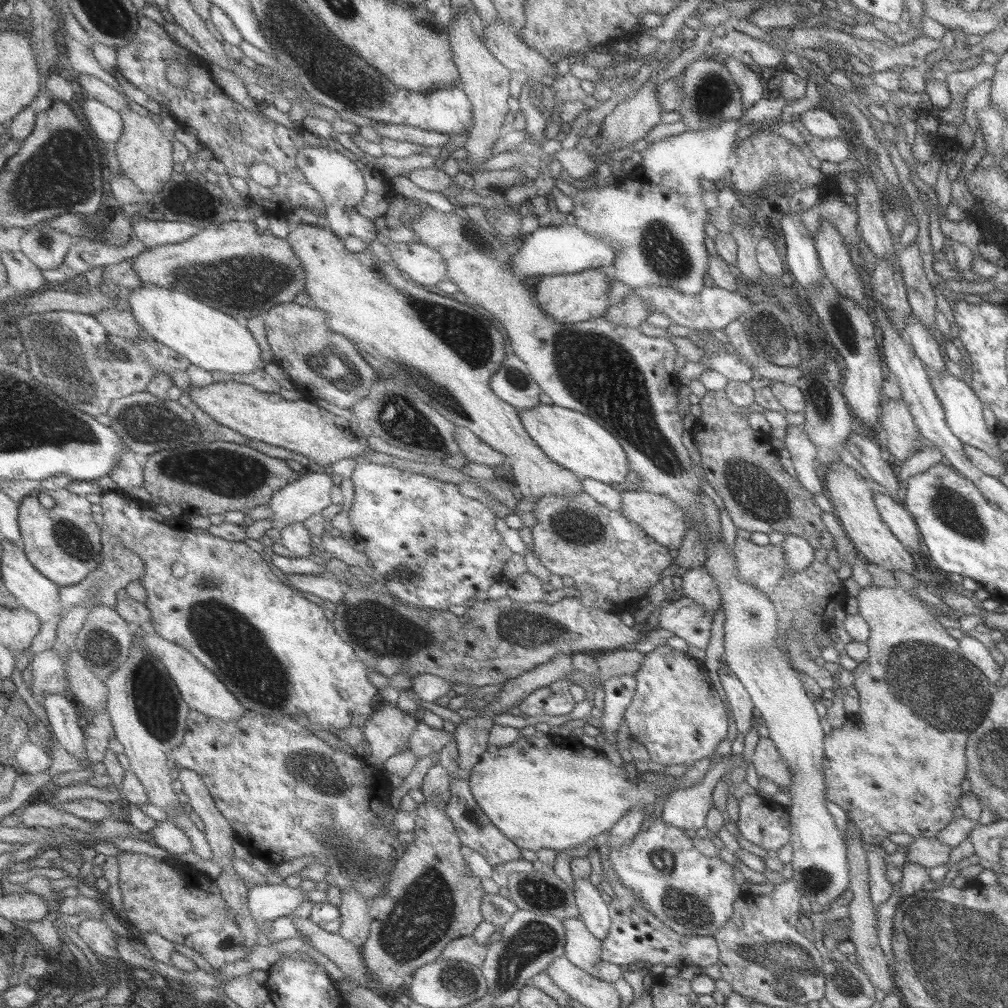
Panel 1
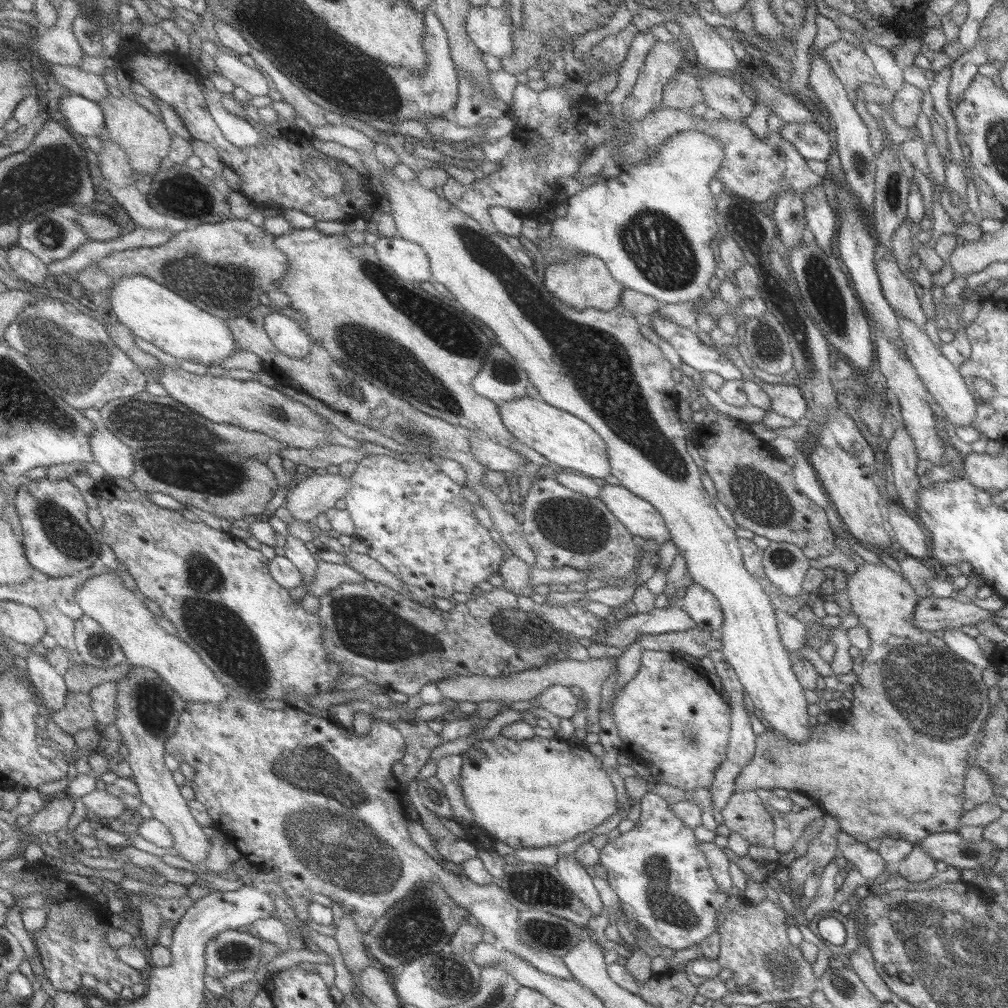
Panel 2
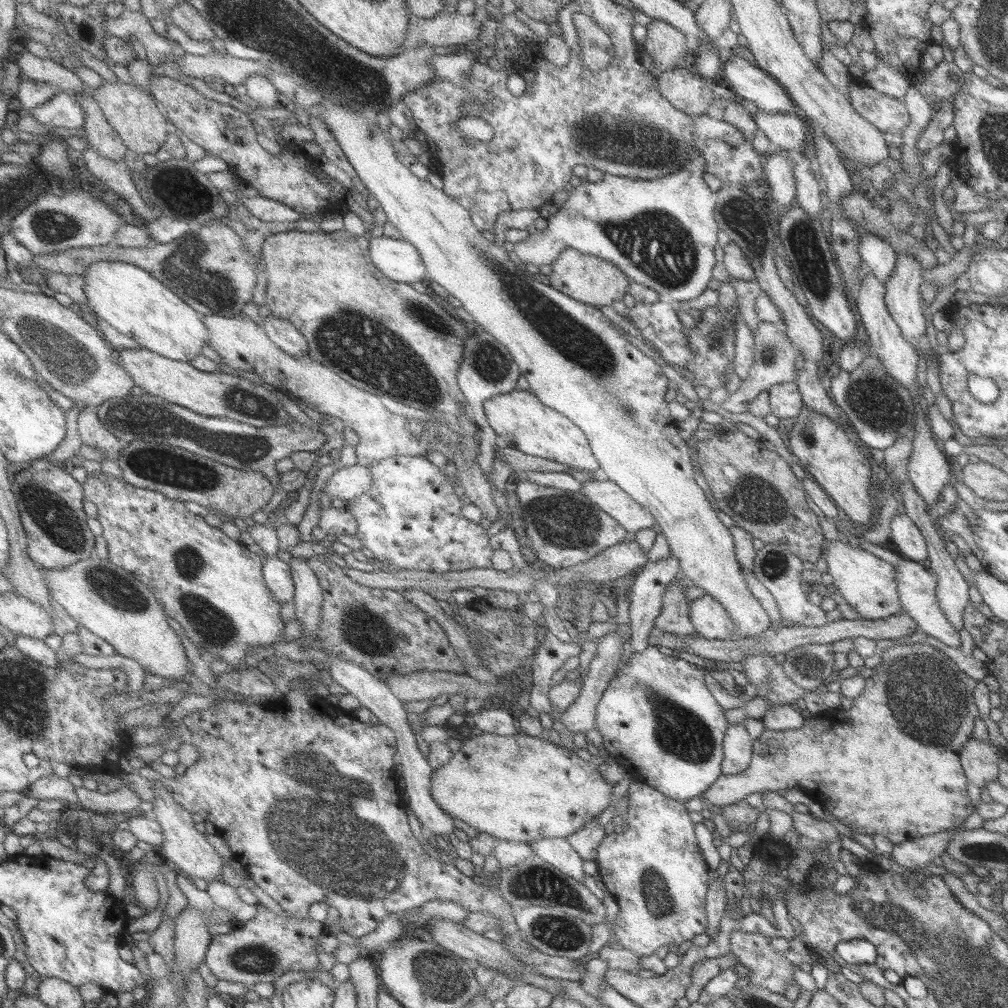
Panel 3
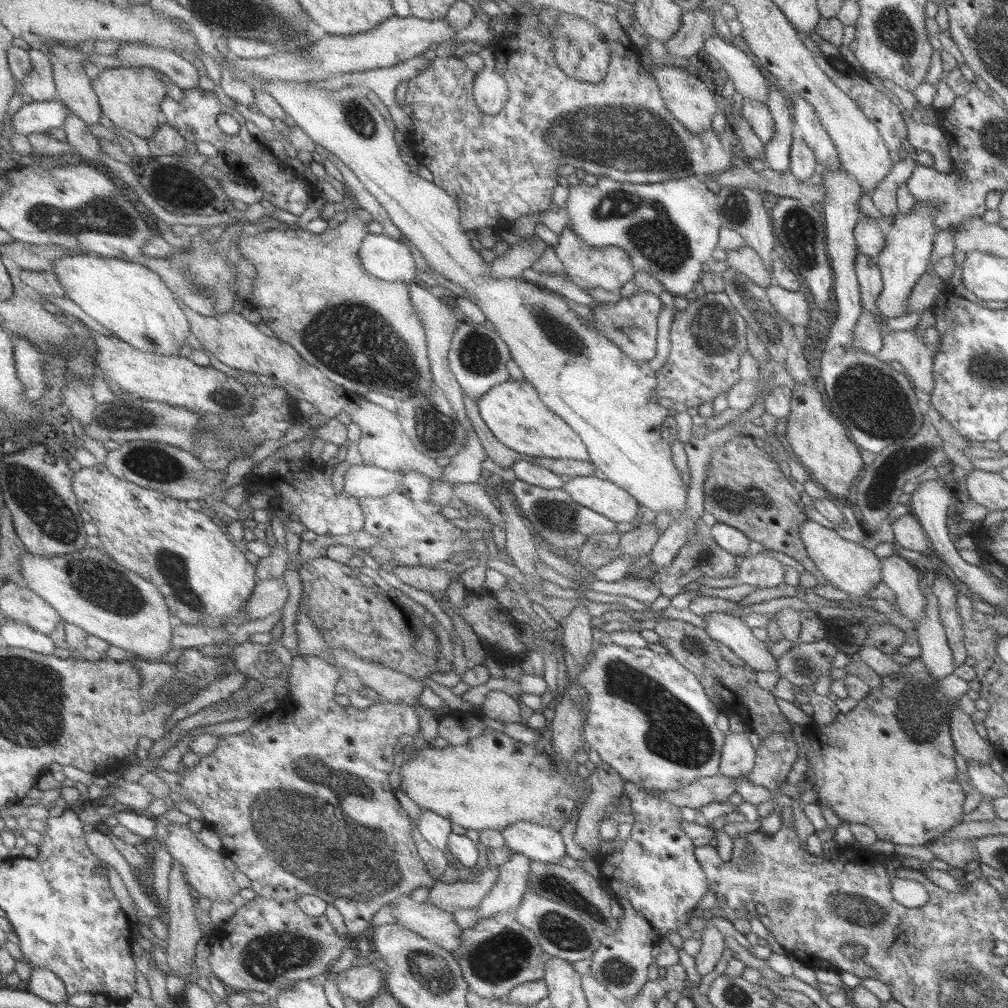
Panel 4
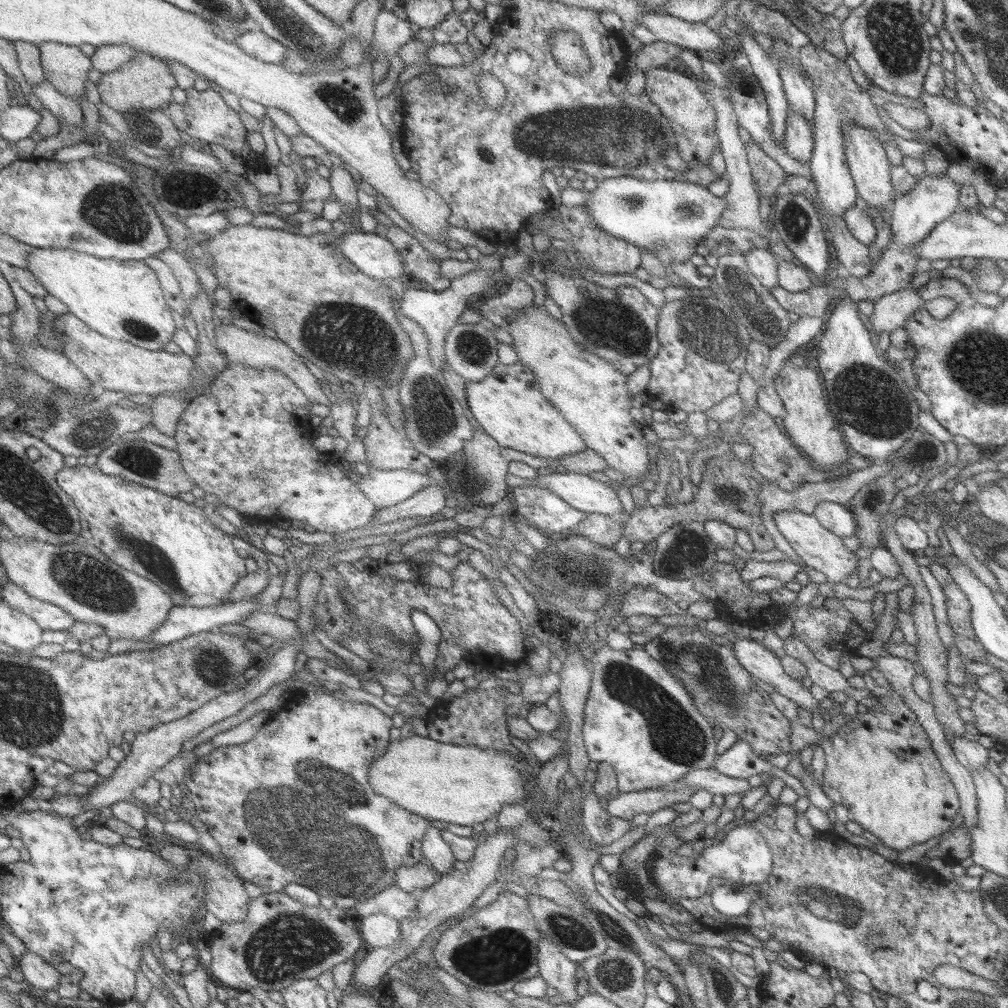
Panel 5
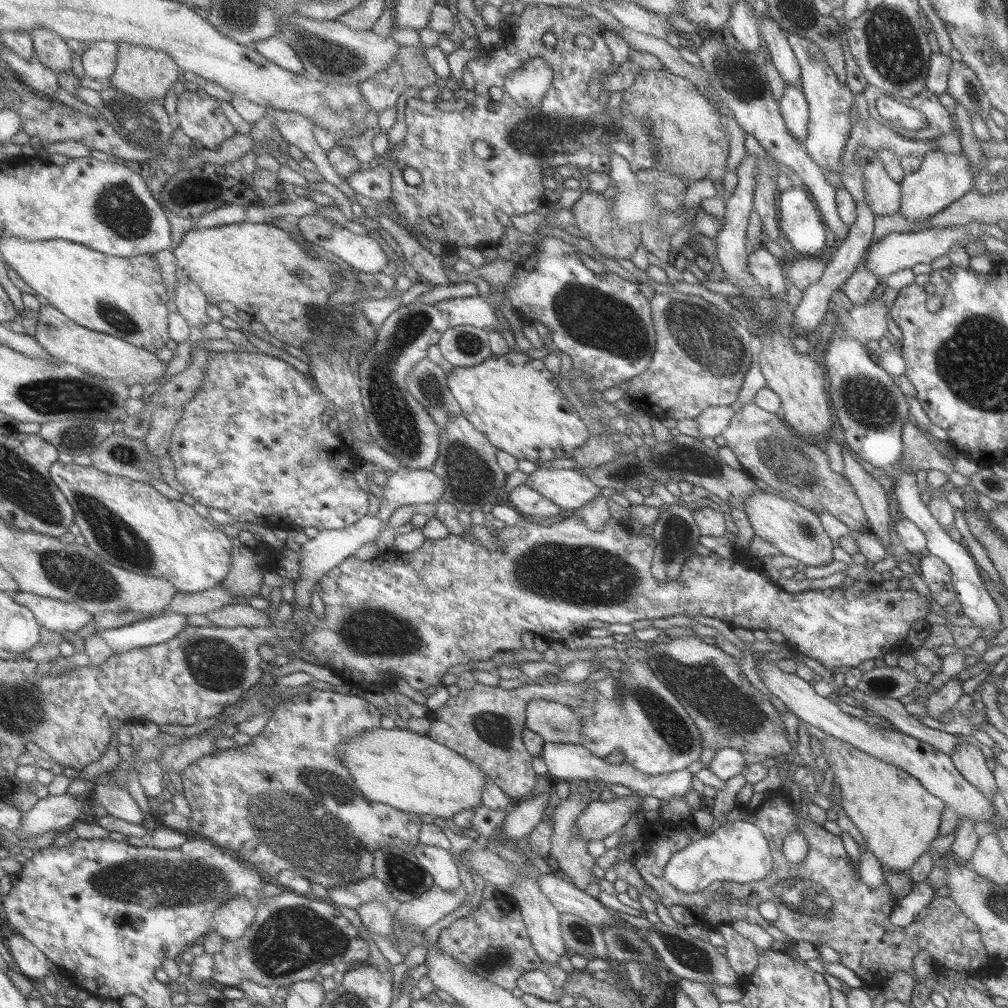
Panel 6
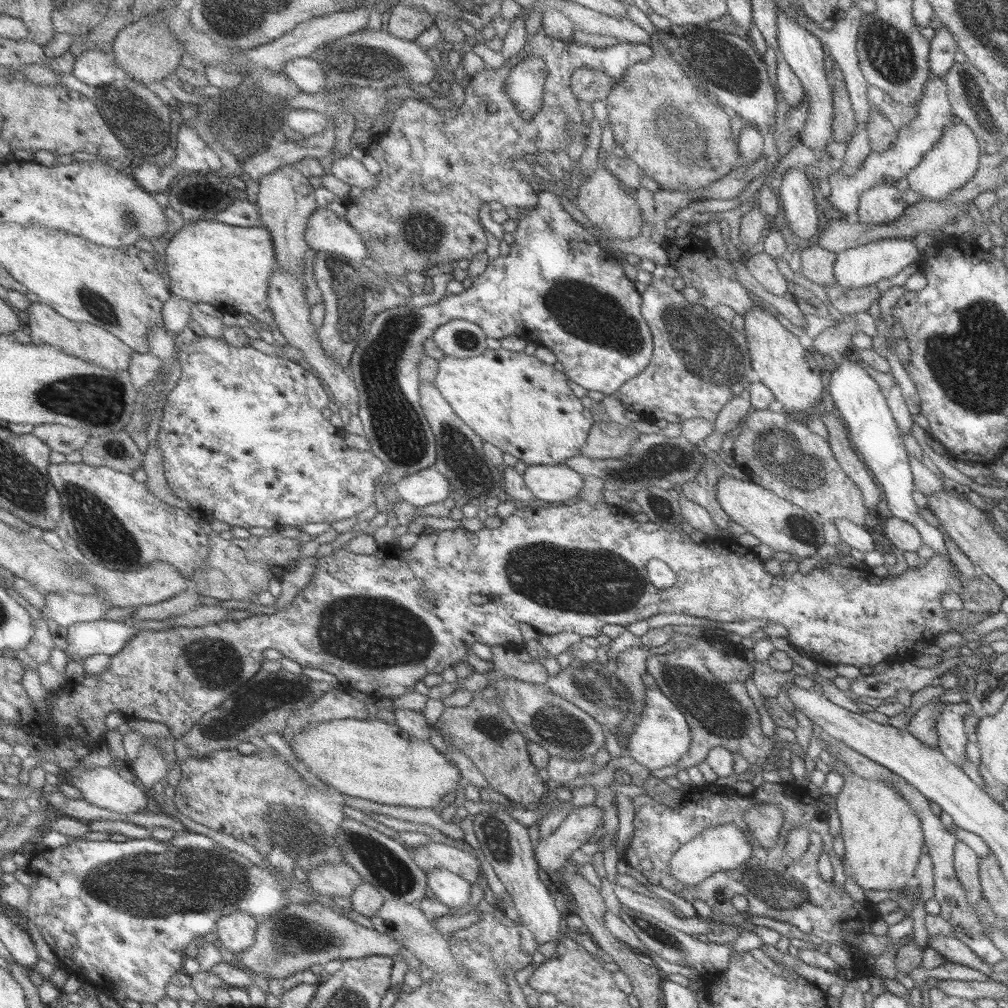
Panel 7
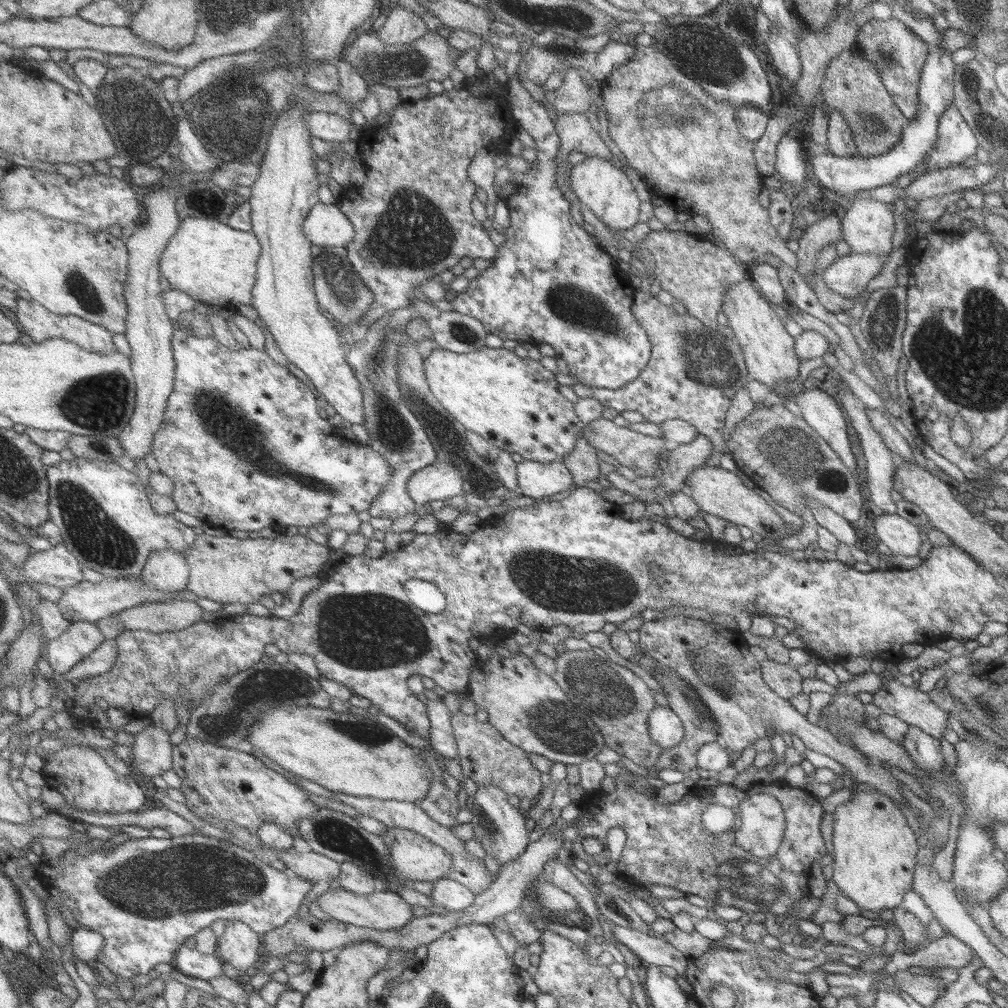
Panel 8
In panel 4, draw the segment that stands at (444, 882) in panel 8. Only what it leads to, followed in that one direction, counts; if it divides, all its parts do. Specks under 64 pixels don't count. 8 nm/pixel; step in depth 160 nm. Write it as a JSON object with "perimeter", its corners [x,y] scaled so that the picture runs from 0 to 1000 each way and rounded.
{"perimeter":[[[418,802],[417,810],[414,812],[414,818],[421,833],[445,850],[443,841],[445,830],[449,827],[448,813],[429,804]]]}

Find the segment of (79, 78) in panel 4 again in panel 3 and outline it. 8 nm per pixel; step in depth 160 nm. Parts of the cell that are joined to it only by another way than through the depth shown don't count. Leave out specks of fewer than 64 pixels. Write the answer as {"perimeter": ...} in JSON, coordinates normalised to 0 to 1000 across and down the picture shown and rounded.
{"perimeter":[[[90,92],[74,96],[85,109],[83,129],[88,145],[108,160],[122,160],[127,146],[118,136],[118,132],[108,123],[97,101]]]}

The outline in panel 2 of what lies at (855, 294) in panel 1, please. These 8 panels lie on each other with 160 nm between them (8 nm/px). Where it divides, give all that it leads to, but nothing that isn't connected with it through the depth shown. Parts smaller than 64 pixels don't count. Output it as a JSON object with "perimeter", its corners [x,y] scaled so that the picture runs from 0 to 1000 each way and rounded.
{"perimeter":[[[814,184],[806,185],[795,192],[798,202],[800,226],[807,233],[809,242],[819,252],[825,252],[822,240],[828,232],[828,212],[822,205]]]}

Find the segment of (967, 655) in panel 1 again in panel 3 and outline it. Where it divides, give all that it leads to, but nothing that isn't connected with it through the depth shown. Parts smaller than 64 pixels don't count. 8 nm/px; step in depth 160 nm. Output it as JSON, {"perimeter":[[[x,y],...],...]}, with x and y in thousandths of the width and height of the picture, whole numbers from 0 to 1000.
{"perimeter":[[[894,556],[890,563],[886,563],[886,577],[888,577],[891,596],[894,600],[894,607],[901,609],[908,617],[908,623],[912,628],[924,631],[928,635],[941,641],[949,643],[953,641],[950,627],[943,623],[943,619],[938,614],[938,610],[933,606],[928,593],[928,573],[924,571],[923,567],[918,565],[916,562],[912,562],[910,558]]]}

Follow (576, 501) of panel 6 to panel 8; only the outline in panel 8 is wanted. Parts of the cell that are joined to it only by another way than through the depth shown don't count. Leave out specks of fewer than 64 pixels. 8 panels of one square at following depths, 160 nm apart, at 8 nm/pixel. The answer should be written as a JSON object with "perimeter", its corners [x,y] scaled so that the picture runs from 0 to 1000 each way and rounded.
{"perimeter":[[[519,456],[514,460],[514,478],[515,490],[531,498],[557,493],[570,484],[569,471],[560,457]]]}

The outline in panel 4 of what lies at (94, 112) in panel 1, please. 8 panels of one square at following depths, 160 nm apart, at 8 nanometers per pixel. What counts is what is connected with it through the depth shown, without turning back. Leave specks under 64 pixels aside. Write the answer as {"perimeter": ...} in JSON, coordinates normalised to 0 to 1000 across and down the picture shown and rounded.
{"perimeter":[[[61,99],[23,103],[11,116],[15,132],[25,136],[33,132],[49,132],[53,127],[63,127],[69,109]]]}

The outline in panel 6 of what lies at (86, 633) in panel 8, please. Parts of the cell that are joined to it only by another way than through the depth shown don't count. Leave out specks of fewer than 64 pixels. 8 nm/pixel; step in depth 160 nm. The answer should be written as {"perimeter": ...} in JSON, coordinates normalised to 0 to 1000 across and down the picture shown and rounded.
{"perimeter":[[[164,608],[164,611],[141,615],[121,623],[94,627],[93,630],[102,633],[114,648],[123,648],[136,643],[167,639],[178,632],[186,622],[186,611]]]}

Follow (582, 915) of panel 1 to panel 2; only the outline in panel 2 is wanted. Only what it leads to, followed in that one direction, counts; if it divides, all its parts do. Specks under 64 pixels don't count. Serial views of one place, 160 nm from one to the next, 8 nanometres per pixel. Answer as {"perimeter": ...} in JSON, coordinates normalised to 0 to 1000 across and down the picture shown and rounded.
{"perimeter":[[[569,847],[556,851],[551,860],[560,878],[567,883],[567,886],[584,902],[588,910],[592,909],[599,899],[586,876],[586,870],[570,853]]]}

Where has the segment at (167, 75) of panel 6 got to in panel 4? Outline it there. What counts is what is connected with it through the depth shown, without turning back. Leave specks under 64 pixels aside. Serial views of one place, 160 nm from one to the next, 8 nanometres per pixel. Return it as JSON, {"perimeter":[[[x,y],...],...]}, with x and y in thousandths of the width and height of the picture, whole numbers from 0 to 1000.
{"perimeter":[[[149,66],[103,67],[101,73],[91,80],[94,92],[99,97],[103,115],[116,125],[132,131],[139,138],[154,136],[159,125],[165,121],[161,110],[161,101],[167,94],[165,84]]]}

